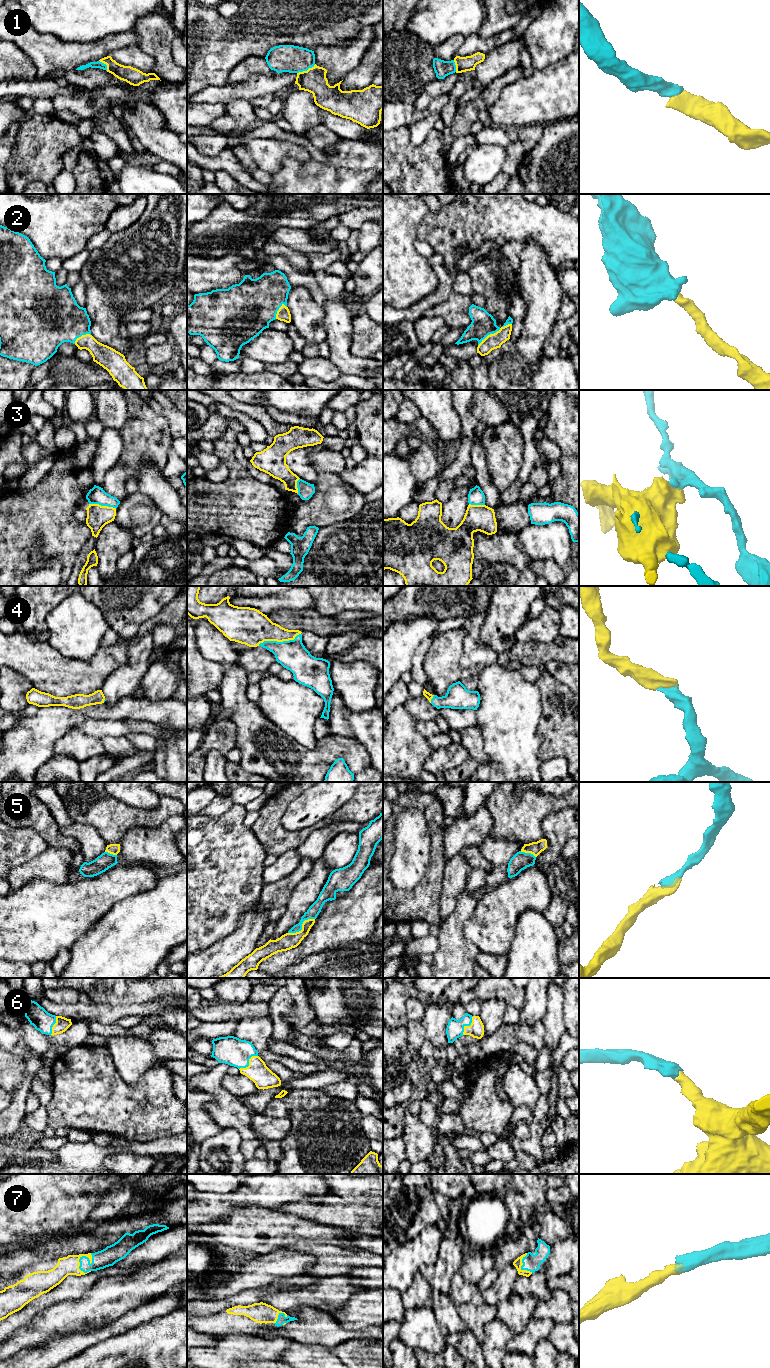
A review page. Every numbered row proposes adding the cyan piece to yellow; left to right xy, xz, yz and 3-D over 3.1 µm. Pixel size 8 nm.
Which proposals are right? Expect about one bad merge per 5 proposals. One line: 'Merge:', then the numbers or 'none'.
Merge: 1, 2, 4, 5, 6, 7

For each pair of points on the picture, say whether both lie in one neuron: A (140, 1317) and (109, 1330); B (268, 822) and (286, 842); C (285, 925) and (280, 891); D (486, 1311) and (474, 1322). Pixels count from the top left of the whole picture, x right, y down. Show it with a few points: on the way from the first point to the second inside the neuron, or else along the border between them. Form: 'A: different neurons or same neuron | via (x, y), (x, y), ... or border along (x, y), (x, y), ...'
A: same neuron | via (132, 1319), (117, 1326)
B: same neuron | via (269, 827), (281, 839)
C: different neurons | border along (292, 891), (285, 911), (276, 920)
D: same neuron | via (483, 1314), (477, 1319)

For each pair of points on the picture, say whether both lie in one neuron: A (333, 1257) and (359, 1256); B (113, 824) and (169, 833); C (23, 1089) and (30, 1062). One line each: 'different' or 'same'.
A: same
B: different
C: same

